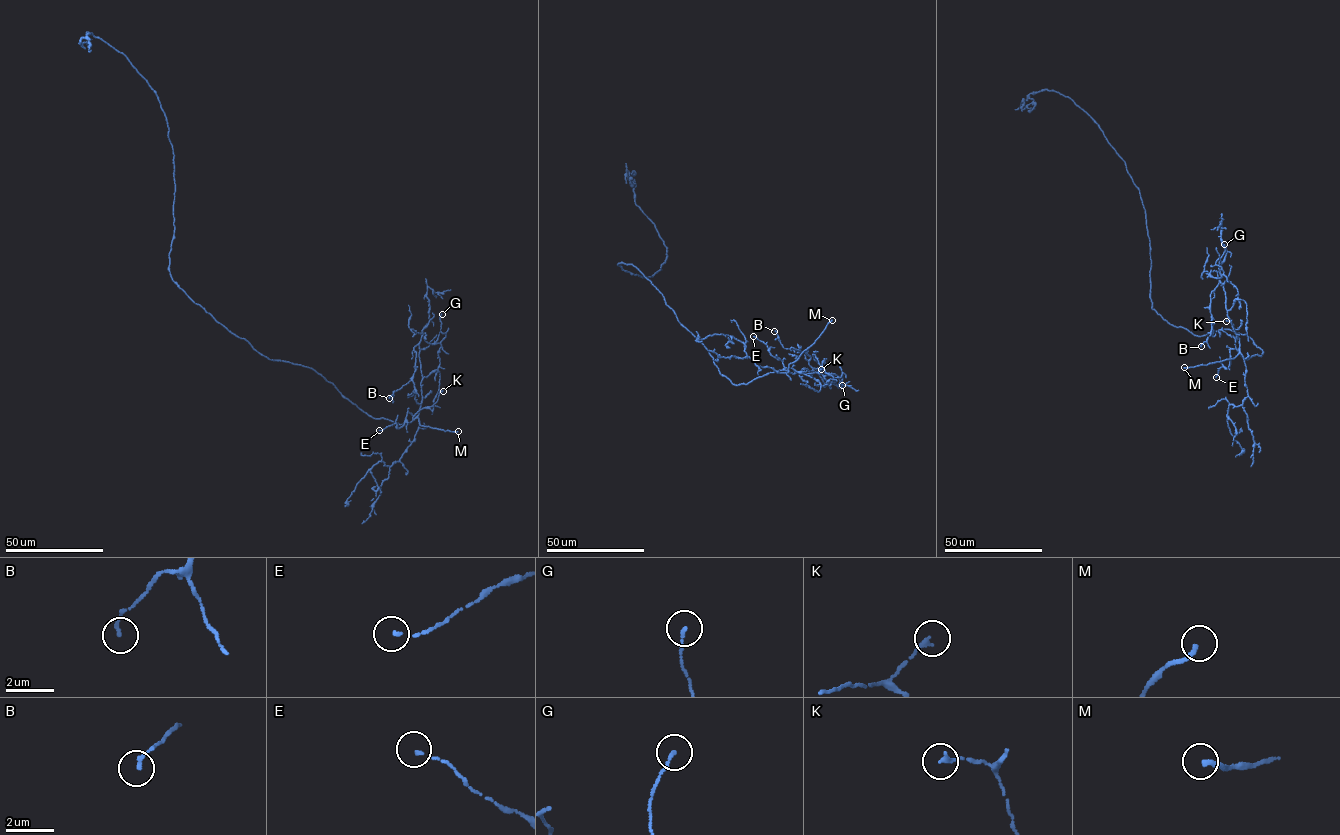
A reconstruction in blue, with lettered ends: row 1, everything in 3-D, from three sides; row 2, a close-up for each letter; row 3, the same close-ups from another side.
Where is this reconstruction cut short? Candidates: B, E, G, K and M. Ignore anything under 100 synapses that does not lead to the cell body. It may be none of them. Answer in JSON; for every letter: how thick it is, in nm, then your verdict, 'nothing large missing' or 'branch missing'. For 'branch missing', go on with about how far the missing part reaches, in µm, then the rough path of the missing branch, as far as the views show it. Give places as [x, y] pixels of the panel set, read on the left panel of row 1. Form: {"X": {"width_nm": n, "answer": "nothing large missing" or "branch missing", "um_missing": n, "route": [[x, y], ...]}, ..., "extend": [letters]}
{"B": {"width_nm": 140, "answer": "nothing large missing"}, "E": {"width_nm": 110, "answer": "nothing large missing"}, "G": {"width_nm": 140, "answer": "nothing large missing"}, "K": {"width_nm": 170, "answer": "nothing large missing"}, "M": {"width_nm": 190, "answer": "branch missing", "um_missing": 8}, "extend": ["M"]}

